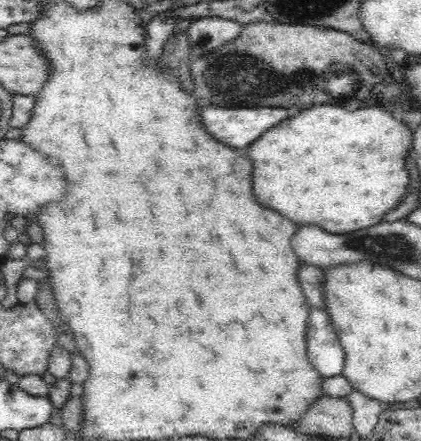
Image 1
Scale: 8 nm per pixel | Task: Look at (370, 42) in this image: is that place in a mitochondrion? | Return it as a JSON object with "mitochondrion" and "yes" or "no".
{"mitochondrion":"no"}

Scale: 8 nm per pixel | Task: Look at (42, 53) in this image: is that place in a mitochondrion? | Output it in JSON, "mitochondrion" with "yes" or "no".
{"mitochondrion":"no"}

